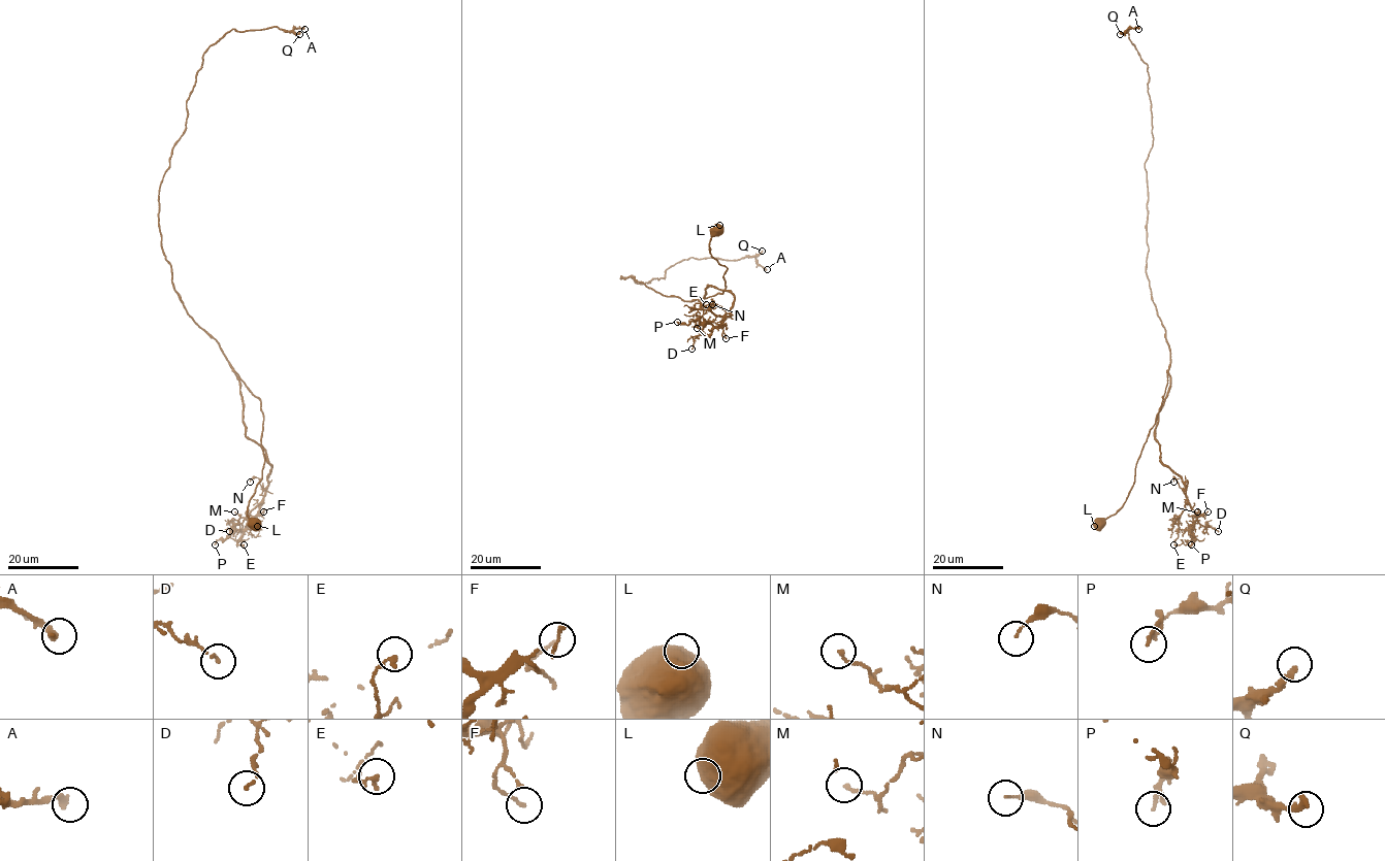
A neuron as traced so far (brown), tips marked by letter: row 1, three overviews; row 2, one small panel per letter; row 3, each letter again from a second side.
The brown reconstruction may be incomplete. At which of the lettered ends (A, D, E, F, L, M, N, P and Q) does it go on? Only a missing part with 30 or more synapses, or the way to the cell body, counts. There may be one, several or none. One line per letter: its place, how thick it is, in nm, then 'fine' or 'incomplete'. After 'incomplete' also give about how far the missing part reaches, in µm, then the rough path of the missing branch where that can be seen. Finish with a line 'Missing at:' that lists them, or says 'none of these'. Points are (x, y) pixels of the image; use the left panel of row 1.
A: at (304, 29); 260 nm thick; incomplete; about 15 µm are missing; missing branch runs (304, 29), (317, 10), (341, 8)
D: at (229, 531); 110 nm thick; fine
E: at (244, 544); 200 nm thick; fine
F: at (263, 511); 120 nm thick; fine
L: at (257, 526); 650 nm thick; fine
M: at (234, 511); 140 nm thick; fine
N: at (250, 482); 100 nm thick; fine
P: at (215, 544); 160 nm thick; fine
Q: at (299, 34); 280 nm thick; fine
Missing at: A

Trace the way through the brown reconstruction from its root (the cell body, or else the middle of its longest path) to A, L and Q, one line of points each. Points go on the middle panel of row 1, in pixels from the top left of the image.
A: (634, 276), (620, 278), (632, 275), (639, 284), (664, 278), (668, 268), (690, 257), (753, 257), (767, 269)
L: (634, 276), (663, 295), (683, 300), (721, 293), (727, 268), (711, 256), (709, 246), (719, 225)
Q: (634, 276), (620, 278), (632, 275), (644, 284), (664, 278), (668, 268), (690, 257), (740, 260), (762, 251)

